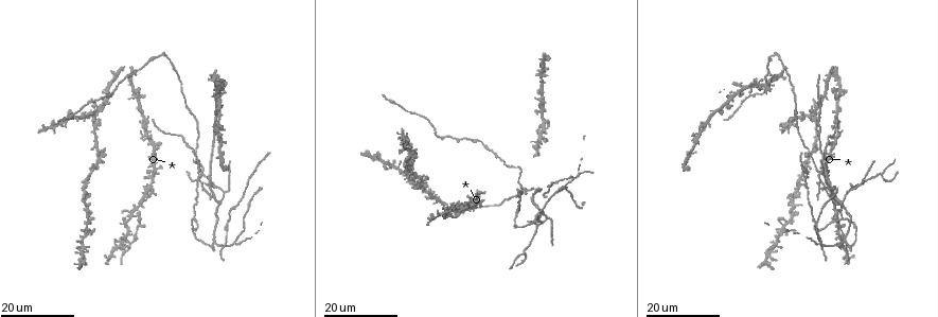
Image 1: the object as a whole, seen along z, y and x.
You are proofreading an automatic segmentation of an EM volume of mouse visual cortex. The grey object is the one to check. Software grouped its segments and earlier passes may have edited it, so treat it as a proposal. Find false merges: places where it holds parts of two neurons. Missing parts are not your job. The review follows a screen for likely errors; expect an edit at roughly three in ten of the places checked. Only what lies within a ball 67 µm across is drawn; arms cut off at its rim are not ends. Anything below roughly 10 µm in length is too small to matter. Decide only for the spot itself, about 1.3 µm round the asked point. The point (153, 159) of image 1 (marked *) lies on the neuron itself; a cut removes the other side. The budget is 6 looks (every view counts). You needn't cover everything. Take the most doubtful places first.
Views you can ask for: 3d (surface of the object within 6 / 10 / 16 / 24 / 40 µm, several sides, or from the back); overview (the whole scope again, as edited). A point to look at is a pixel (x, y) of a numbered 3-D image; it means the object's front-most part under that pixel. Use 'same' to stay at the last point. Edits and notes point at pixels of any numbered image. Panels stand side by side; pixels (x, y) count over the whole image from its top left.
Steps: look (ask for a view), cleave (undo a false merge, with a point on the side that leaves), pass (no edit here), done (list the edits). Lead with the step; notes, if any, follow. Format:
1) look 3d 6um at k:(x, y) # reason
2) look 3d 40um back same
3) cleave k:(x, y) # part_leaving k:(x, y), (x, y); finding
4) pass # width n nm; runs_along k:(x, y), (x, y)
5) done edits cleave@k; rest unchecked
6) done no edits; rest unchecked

look 3d 24um at 1:(131, 217) # looks like a crossing

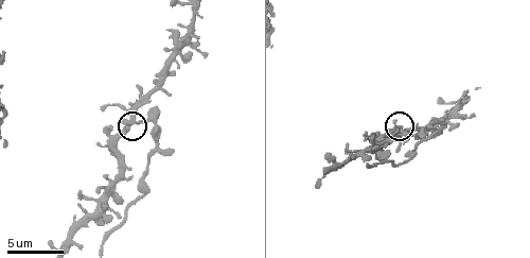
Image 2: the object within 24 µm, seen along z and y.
look 3d 6um at 2:(402, 134) # closer look

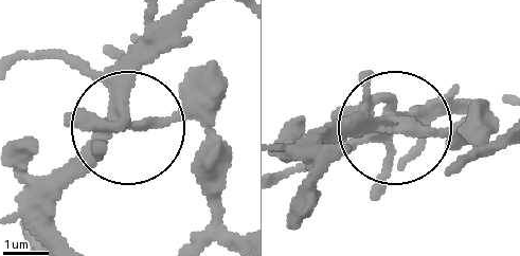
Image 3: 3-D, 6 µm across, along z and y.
cleave 3:(185, 85) # arms 5; a second neuron is stuck on

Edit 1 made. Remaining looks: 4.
look overview

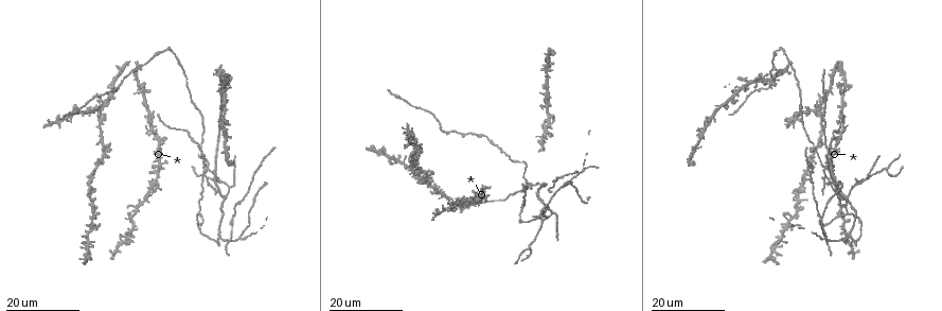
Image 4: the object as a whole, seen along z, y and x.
look 3d 24um at 4:(204, 170) # three arms meet

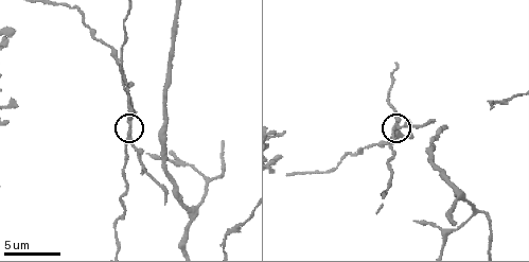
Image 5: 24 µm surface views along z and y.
look 3d 6um at 5:(129, 121)

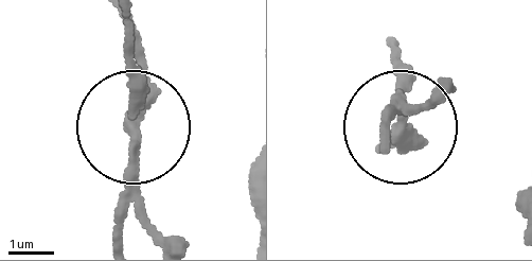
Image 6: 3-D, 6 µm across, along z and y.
cleave 6:(398, 129) # width 270 nm; part_leaving 6:(135, 169), (130, 13); a second neuron is stuck on

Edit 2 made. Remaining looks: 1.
look 3d 16um at 5:(175, 157) # narrows sharply

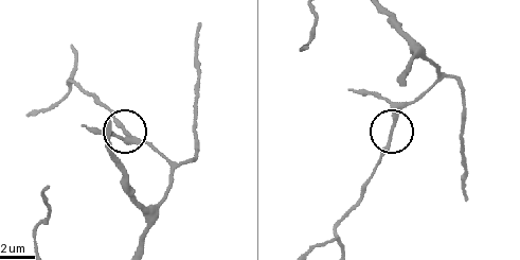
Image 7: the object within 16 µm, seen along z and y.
pass # width 180 nm; all the same neuron

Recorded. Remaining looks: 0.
done edits cleave@3, cleave@6; rest unchecked

